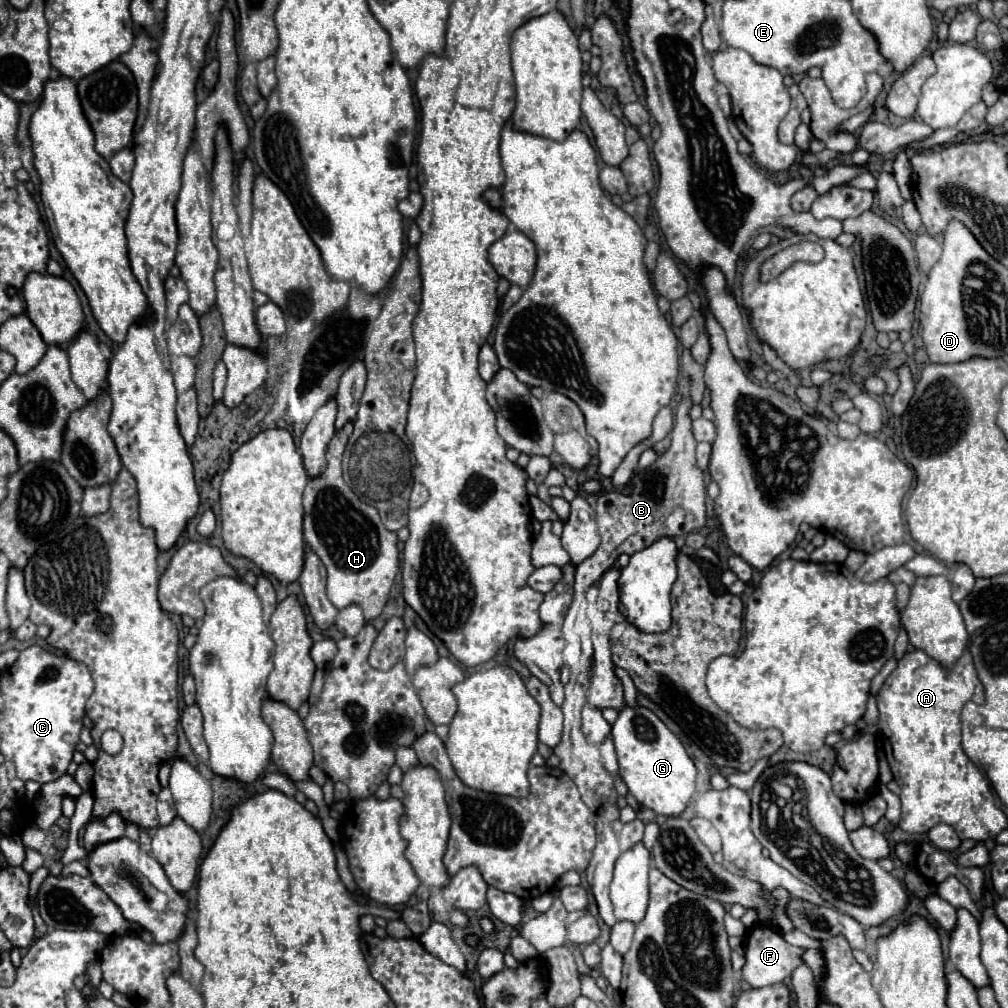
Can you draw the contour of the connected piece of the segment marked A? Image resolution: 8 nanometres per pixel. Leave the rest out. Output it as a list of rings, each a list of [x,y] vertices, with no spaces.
[[[969,644],[963,656],[951,668],[941,666],[935,658],[931,658],[923,650],[911,650],[897,662],[897,668],[887,676],[885,684],[877,694],[877,706],[879,706],[877,726],[883,732],[883,750],[891,766],[893,778],[901,786],[899,792],[903,806],[899,822],[901,830],[909,834],[925,834],[935,824],[945,822],[955,828],[961,840],[971,838],[983,842],[983,840],[995,840],[995,836],[1007,828],[1007,816],[995,806],[989,780],[961,750],[961,720],[959,720],[961,708],[967,702],[983,702],[983,700],[985,700],[985,688],[975,672]]]

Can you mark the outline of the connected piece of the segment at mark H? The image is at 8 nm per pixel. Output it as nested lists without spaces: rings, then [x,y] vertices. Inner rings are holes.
[[[353,420],[337,430],[329,442],[325,472],[307,482],[303,492],[303,534],[305,542],[327,568],[327,598],[333,606],[341,610],[349,604],[359,604],[365,620],[373,620],[381,614],[385,602],[389,600],[389,590],[399,570],[399,548],[397,534],[387,530],[377,510],[361,502],[343,480],[341,456],[351,434]]]

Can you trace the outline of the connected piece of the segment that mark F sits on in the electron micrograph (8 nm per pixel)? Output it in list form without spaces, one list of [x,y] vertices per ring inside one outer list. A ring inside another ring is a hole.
[[[757,924],[755,928],[749,930],[749,938],[747,938],[745,948],[747,948],[747,954],[745,954],[745,966],[743,966],[741,974],[743,974],[743,980],[747,980],[751,984],[751,988],[779,984],[795,970],[795,966],[801,964],[803,950],[787,944],[777,930],[773,930],[771,926],[765,926],[765,924]]]

